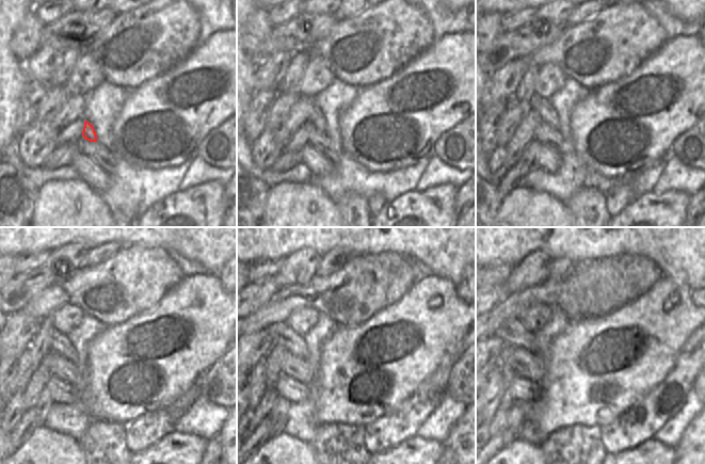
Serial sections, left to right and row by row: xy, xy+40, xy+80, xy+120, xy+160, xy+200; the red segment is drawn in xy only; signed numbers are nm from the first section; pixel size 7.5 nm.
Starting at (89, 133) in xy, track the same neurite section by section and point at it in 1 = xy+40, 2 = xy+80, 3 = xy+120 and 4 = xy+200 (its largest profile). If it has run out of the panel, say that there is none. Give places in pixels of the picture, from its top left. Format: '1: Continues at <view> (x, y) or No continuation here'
1: Continues at xy+40 (317, 121)
2: Continues at xy+80 (546, 112)
3: Continues at xy+120 (60, 345)
4: Continues at xy+200 (513, 332).

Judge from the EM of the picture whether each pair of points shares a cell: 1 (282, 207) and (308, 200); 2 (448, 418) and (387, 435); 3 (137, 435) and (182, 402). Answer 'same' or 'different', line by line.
1: same
2: different
3: same

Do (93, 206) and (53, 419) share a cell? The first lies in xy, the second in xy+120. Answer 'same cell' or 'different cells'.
different cells

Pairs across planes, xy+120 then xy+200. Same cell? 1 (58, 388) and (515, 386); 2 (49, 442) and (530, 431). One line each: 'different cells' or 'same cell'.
1: same cell
2: different cells

